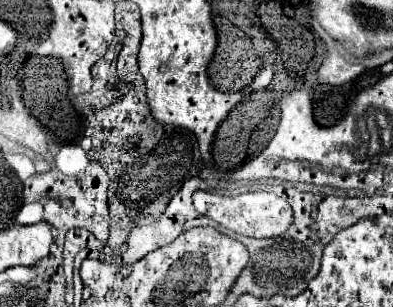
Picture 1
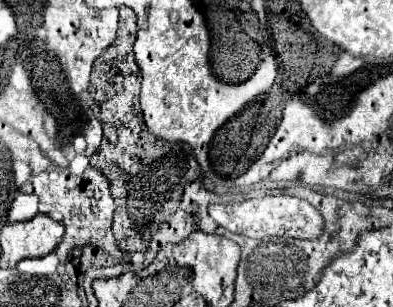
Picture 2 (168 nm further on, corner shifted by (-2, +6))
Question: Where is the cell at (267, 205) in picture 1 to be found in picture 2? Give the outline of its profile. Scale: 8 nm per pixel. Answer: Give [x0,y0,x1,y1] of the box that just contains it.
[209,196,323,240]

